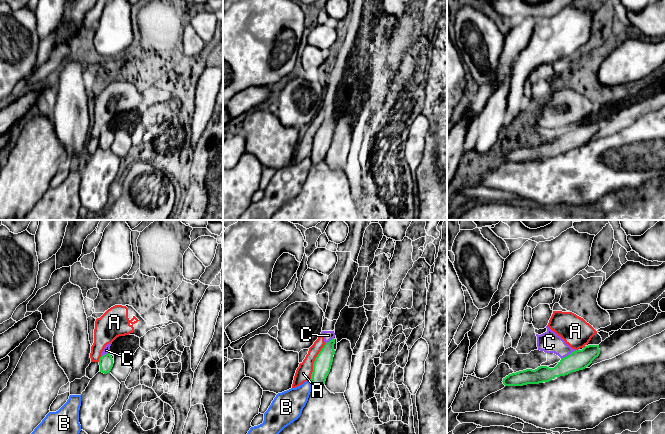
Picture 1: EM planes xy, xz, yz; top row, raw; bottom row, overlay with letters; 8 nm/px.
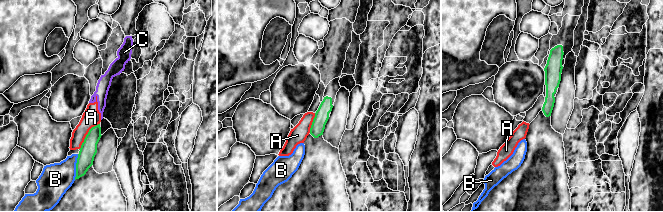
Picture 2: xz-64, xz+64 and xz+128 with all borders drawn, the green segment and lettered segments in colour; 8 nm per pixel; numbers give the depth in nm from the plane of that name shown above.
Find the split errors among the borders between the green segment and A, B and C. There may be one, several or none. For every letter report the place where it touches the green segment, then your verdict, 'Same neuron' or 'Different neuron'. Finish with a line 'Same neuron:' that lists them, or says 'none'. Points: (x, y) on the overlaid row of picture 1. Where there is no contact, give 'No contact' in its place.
A: Touches green at xz (314, 362). Different neuron
B: Touches green at xz (311, 384). Different neuron
C: Touches green at yz (569, 354). Different neuron
Same neuron: none

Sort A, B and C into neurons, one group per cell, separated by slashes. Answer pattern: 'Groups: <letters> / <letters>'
Groups: A C / B

